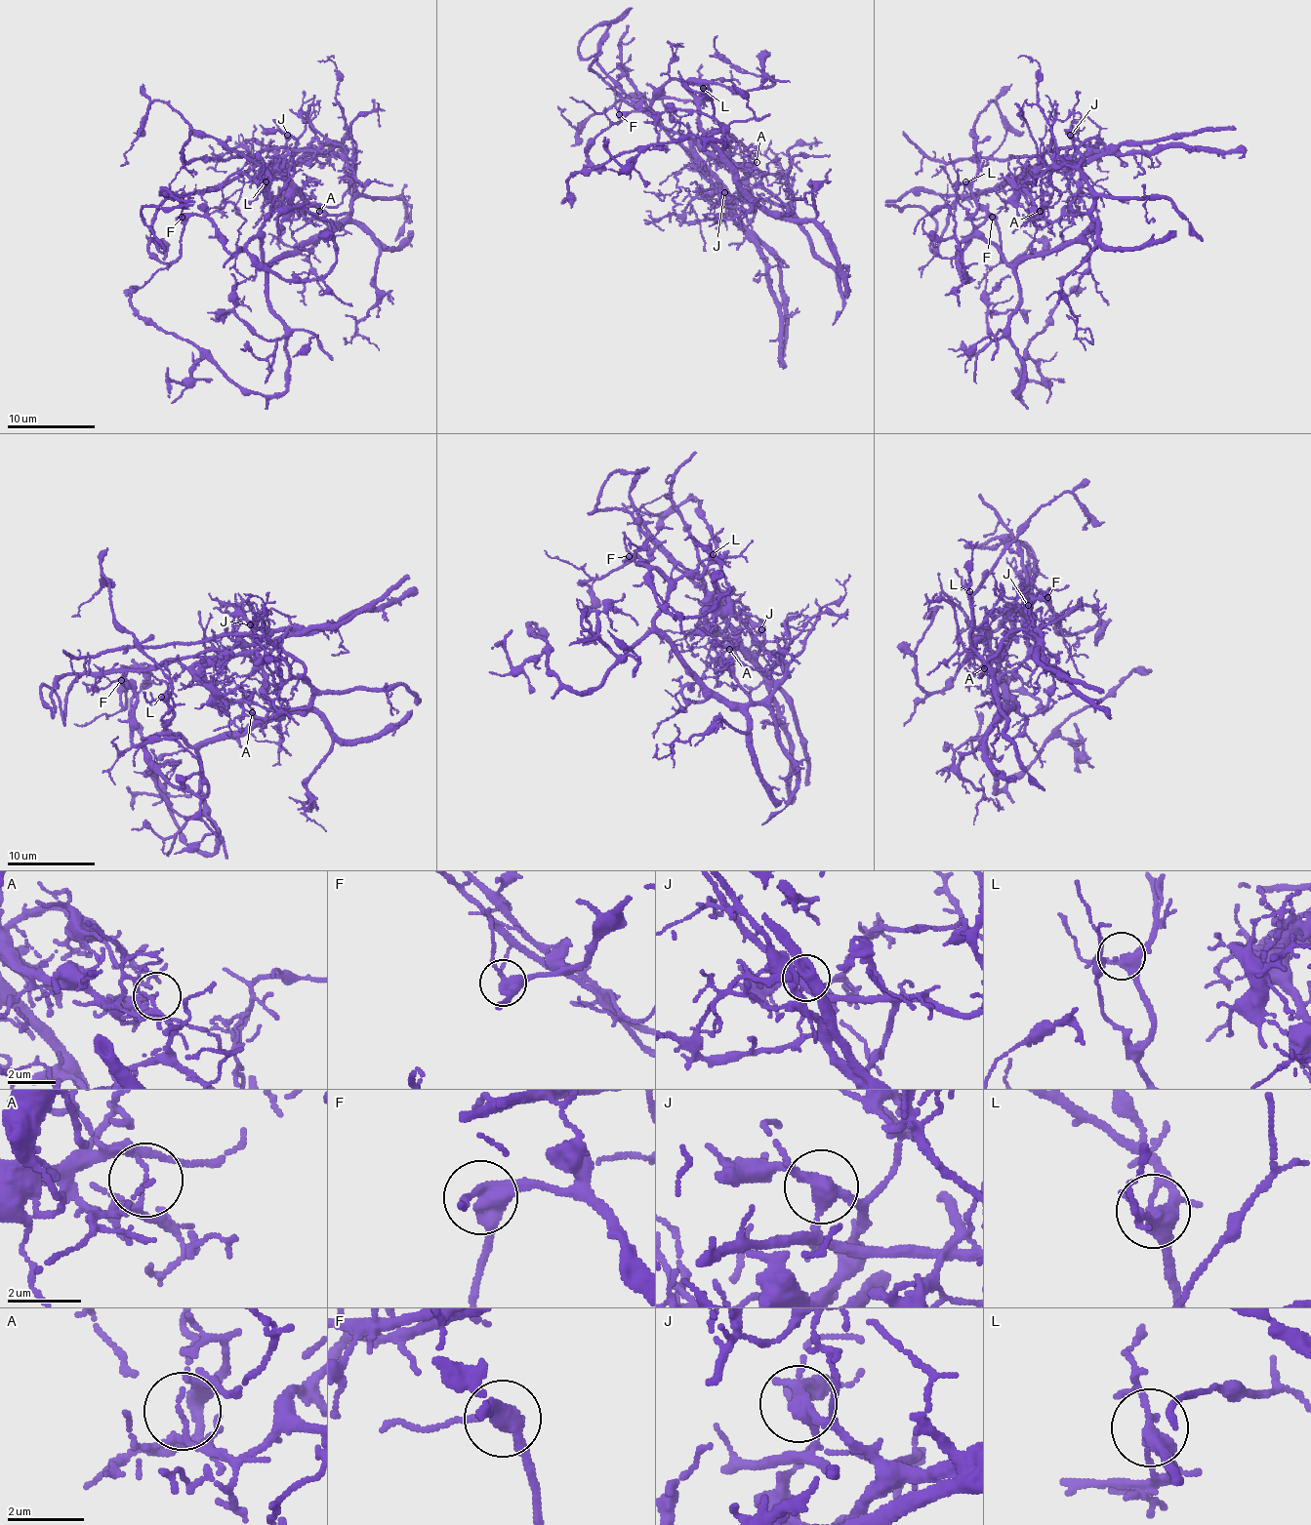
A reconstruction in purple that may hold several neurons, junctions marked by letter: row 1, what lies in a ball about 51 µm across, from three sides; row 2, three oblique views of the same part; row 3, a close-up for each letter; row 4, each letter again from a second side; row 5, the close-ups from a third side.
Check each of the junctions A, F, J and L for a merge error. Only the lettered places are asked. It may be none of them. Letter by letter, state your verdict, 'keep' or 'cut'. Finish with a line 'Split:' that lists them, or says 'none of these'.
A: cut
F: keep
J: cut
L: keep
Split: A, J

